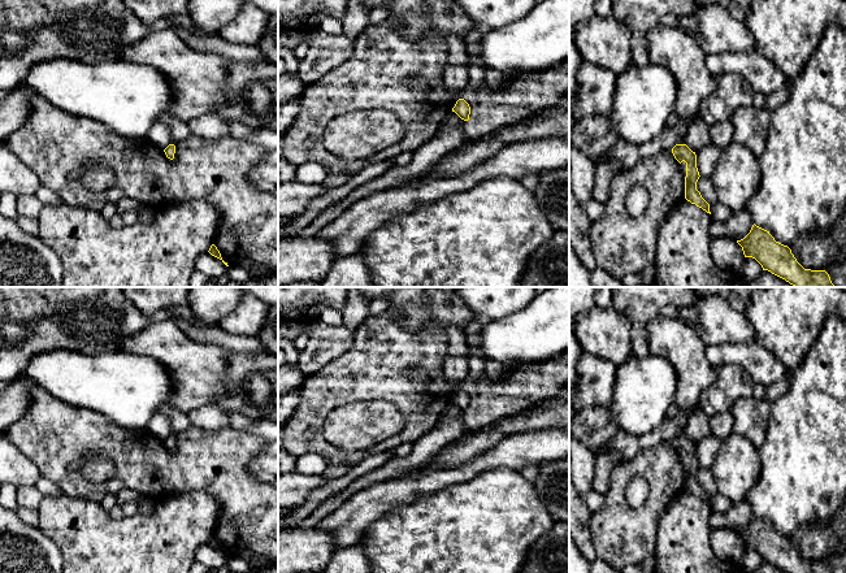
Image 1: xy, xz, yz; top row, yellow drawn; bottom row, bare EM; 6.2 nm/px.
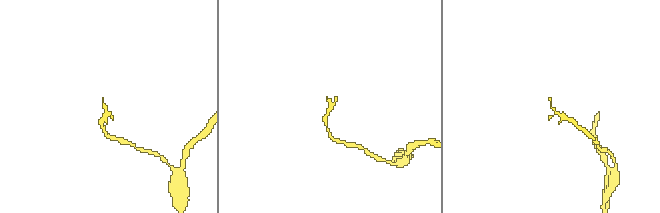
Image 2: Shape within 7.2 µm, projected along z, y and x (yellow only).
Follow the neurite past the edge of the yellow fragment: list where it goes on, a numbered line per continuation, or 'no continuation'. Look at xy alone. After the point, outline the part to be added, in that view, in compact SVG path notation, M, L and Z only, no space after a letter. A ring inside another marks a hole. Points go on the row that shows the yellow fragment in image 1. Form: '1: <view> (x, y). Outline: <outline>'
1: xy (179, 130). Outline: M169 112L161 113L159 121L166 123L170 127L170 139L172 144L174 146L185 140L191 134L188 123L178 120Z

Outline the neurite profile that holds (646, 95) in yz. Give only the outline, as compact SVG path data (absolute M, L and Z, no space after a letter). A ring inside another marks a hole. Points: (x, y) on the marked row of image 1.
M632 65L616 77L611 127L621 142L645 144L665 131L676 101L677 83L667 68Z

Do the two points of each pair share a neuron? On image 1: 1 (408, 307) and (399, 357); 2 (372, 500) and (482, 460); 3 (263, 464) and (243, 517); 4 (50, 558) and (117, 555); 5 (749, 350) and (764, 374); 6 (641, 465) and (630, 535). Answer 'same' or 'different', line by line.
1: different
2: same
3: different
4: different
5: same
6: same

